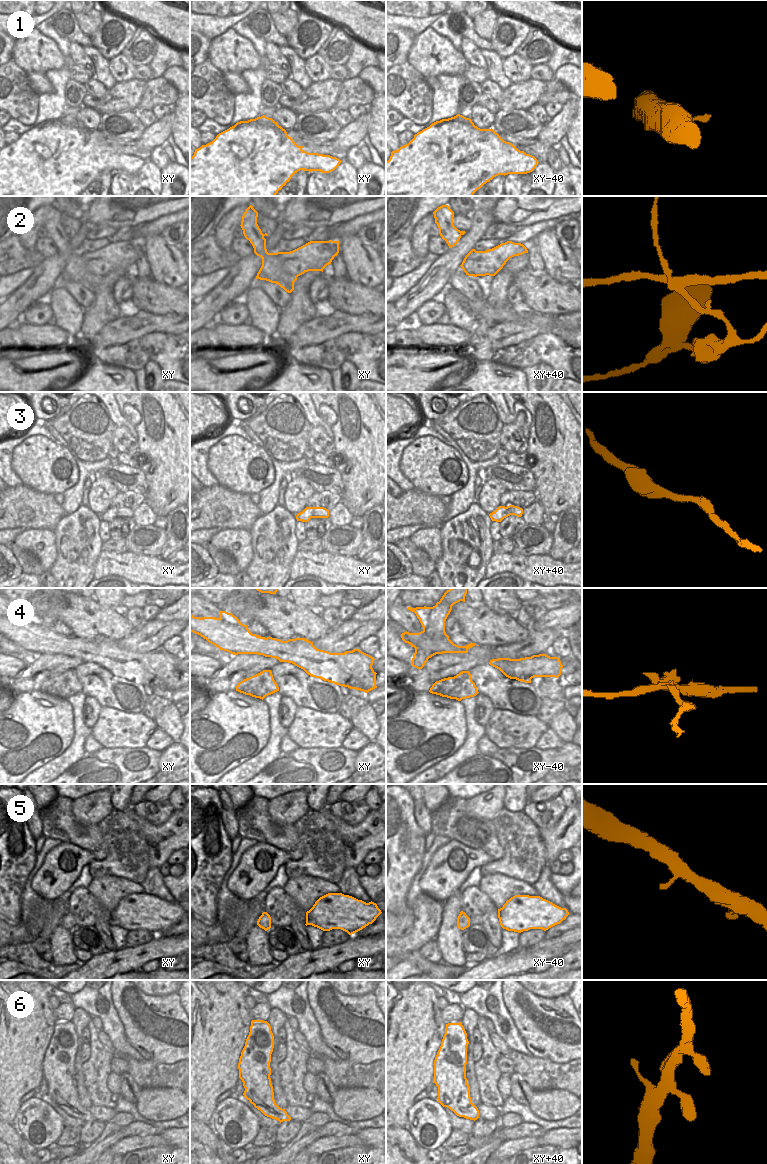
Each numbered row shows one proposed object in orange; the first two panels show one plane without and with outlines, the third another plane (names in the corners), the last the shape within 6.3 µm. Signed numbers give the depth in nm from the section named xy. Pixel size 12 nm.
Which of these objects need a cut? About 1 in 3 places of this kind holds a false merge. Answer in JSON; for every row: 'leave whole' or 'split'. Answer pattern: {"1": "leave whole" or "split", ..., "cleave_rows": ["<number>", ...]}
{"1": "leave whole", "2": "split", "3": "leave whole", "4": "split", "5": "leave whole", "6": "leave whole", "cleave_rows": ["2", "4"]}

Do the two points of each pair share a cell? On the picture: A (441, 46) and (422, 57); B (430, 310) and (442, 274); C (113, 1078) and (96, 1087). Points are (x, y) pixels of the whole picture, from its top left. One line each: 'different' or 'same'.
A: same
B: different
C: different

